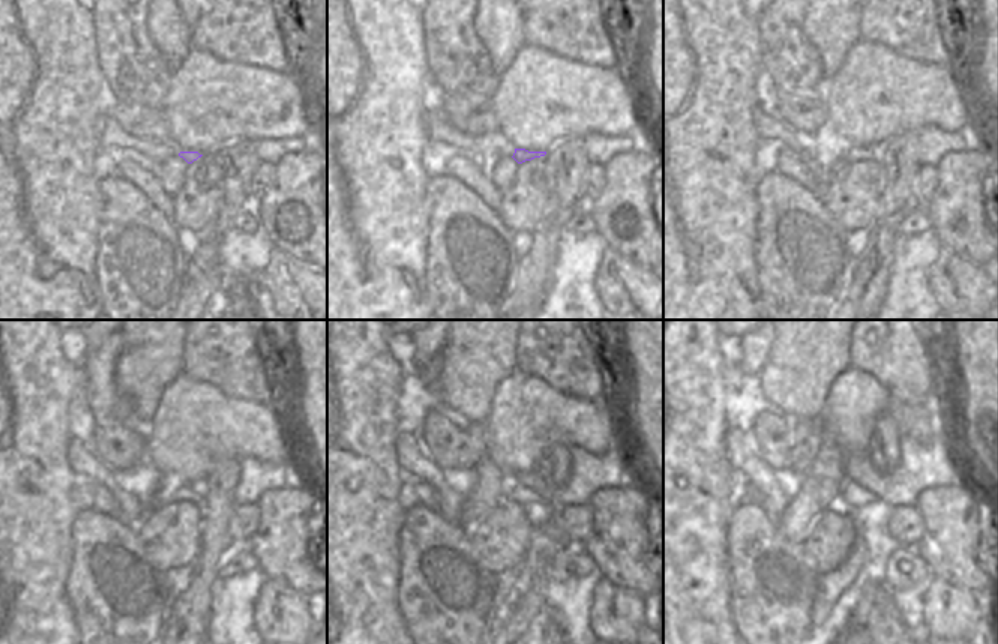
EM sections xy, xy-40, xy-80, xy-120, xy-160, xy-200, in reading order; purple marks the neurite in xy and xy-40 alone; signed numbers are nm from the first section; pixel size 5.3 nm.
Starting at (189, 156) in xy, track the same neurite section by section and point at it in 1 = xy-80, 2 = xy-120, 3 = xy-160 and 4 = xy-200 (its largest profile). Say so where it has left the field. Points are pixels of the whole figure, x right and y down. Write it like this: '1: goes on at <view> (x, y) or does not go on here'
1: goes on at xy-80 (856, 153)
2: goes on at xy-120 (171, 491)
3: goes on at xy-160 (515, 493)
4: goes on at xy-200 (853, 497)

